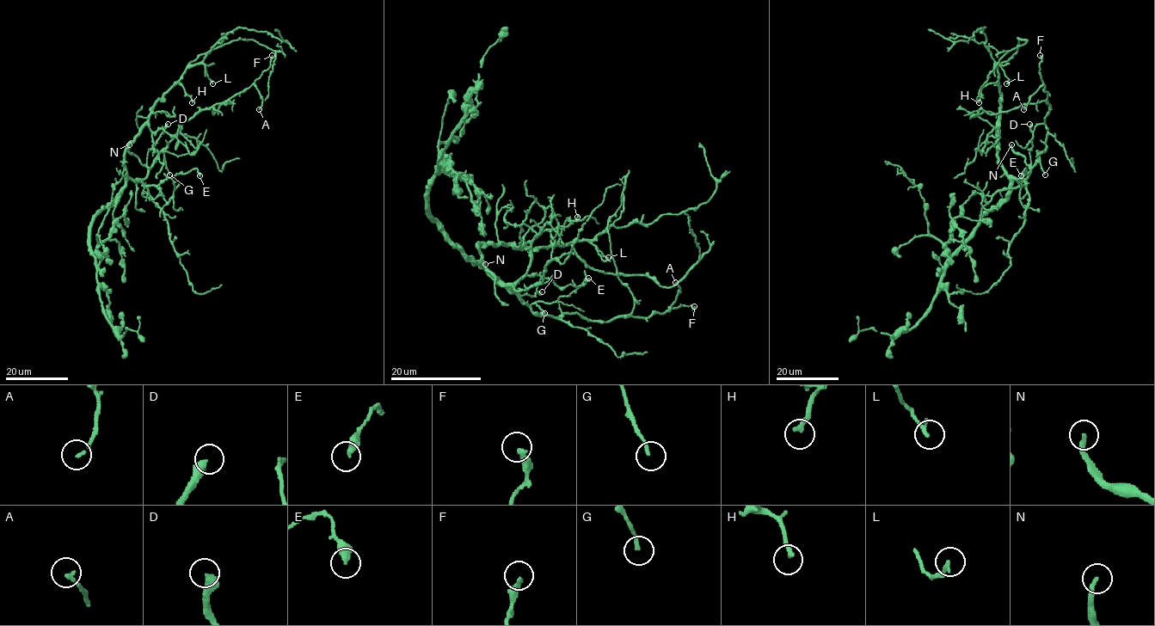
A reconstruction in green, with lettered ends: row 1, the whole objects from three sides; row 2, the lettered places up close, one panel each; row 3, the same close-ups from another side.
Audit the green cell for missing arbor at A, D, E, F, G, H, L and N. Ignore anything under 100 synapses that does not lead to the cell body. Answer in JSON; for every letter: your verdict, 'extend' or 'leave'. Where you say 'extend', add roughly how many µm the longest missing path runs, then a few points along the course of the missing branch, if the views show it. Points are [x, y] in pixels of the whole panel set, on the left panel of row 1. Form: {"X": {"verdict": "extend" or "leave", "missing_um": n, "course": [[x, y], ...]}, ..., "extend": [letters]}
{"A": {"verdict": "leave"}, "D": {"verdict": "leave"}, "E": {"verdict": "leave"}, "F": {"verdict": "leave"}, "G": {"verdict": "leave"}, "H": {"verdict": "leave"}, "L": {"verdict": "leave"}, "N": {"verdict": "extend", "missing_um": 60, "course": [[129, 144], [143, 102], [163, 77], [168, 60], [175, 48], [179, 4]]}, "extend": ["N"]}

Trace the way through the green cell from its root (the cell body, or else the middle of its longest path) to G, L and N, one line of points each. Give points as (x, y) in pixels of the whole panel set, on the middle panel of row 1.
G: (479, 247), (482, 264), (525, 303), (530, 305), (534, 303), (544, 313)
L: (479, 247), (479, 245), (513, 245), (543, 248), (586, 240), (595, 247), (605, 260), (608, 257)
N: (479, 247), (482, 264), (512, 292), (491, 275), (484, 267), (485, 264)

